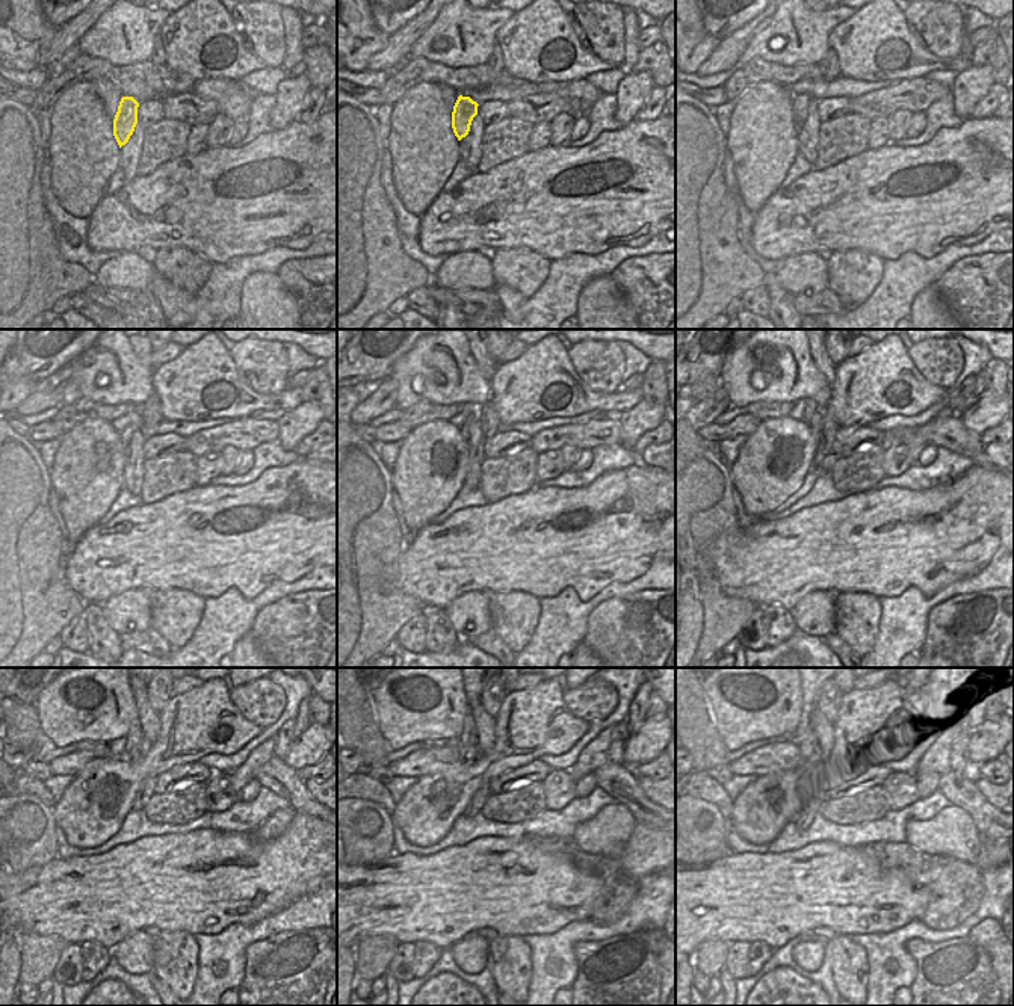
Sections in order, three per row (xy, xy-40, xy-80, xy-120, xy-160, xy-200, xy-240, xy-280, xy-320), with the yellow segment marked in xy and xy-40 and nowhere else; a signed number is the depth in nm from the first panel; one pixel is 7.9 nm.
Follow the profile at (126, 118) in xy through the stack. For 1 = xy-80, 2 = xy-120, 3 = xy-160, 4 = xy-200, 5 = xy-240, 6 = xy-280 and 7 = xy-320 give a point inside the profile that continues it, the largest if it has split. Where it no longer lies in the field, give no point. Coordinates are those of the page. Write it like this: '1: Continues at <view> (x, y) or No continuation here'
1: Continues at xy-80 (801, 104)
2: Continues at xy-120 (130, 440)
3: Continues at xy-160 (472, 429)
4: Continues at xy-200 (812, 417)
5: Continues at xy-240 (133, 751)
6: Continues at xy-280 (467, 736)
7: Continues at xy-320 (810, 698).

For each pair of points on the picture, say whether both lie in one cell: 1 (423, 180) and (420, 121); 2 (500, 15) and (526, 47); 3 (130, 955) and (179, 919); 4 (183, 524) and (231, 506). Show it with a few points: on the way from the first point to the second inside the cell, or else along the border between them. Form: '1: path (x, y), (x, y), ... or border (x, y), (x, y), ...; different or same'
1: path (422, 165), (420, 136); same
2: border (511, 15), (497, 30), (494, 43); different
3: border (142, 929), (126, 935), (111, 947); different
4: path (195, 523), (209, 518), (219, 509); same

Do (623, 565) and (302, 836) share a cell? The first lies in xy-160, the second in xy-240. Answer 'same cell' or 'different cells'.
same cell

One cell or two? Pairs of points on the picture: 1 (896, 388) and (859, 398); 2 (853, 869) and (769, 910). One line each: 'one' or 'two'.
1: one
2: one

